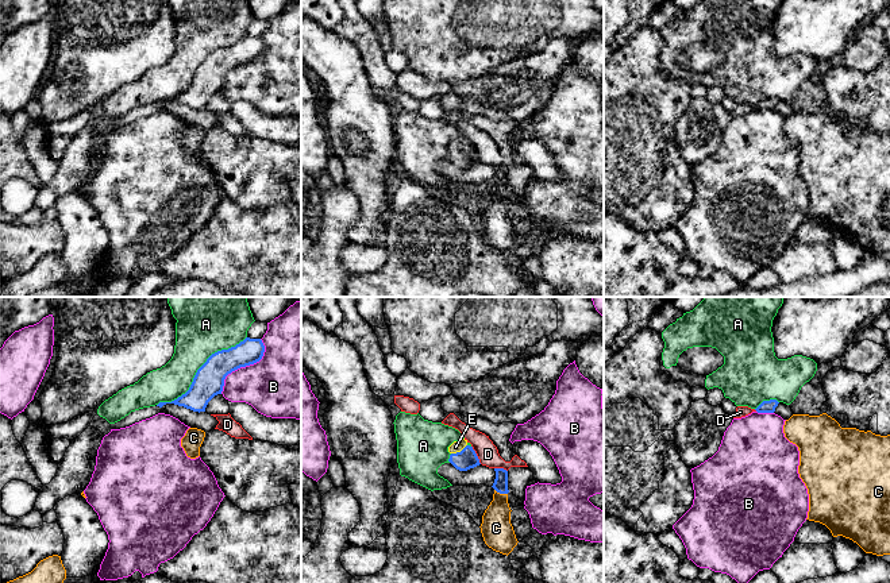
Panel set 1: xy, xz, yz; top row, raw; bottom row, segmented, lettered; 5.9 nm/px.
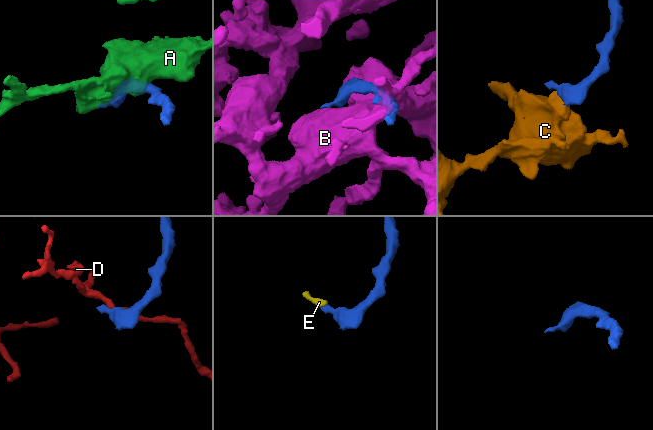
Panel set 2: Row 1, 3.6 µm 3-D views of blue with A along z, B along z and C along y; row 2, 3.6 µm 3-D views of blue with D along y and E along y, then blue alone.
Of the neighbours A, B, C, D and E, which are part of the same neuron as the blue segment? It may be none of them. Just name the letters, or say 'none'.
E

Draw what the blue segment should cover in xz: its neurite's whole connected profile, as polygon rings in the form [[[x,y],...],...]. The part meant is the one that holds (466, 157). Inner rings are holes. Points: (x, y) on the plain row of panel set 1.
[[[465,136],[454,139],[448,150],[451,151],[448,159],[459,169],[467,169],[481,162],[475,148]]]

